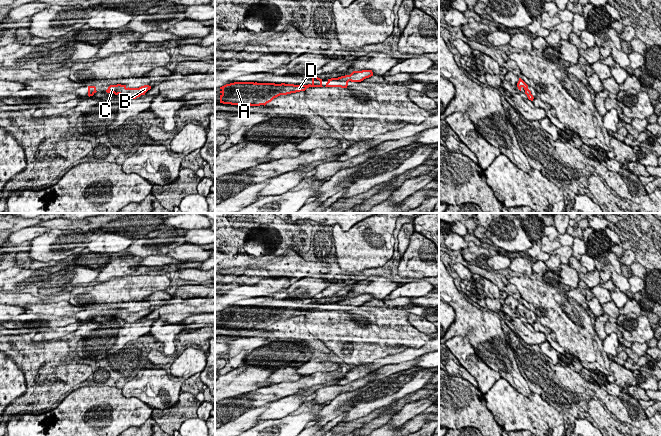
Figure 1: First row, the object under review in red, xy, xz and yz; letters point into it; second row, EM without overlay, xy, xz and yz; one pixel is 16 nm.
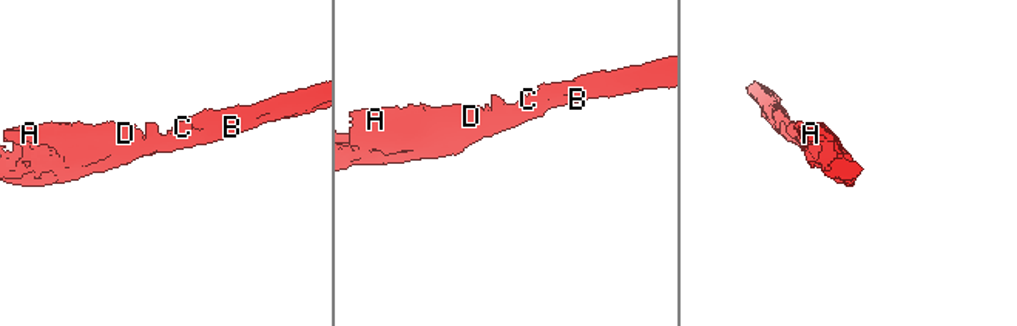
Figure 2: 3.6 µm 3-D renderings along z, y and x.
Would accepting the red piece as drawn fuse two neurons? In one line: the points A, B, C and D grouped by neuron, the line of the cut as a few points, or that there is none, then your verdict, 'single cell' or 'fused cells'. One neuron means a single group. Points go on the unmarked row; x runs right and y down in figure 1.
A B C D | no cut | single cell

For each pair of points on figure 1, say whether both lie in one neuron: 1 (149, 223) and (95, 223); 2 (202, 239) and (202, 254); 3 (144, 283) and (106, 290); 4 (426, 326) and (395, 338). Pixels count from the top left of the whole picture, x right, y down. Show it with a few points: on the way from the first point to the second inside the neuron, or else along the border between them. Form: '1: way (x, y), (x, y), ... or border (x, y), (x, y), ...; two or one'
1: way (136, 223), (108, 223); one
2: border (186, 242), (204, 245); two
3: way (135, 287), (115, 290); one
4: border (406, 318), (420, 332); two

